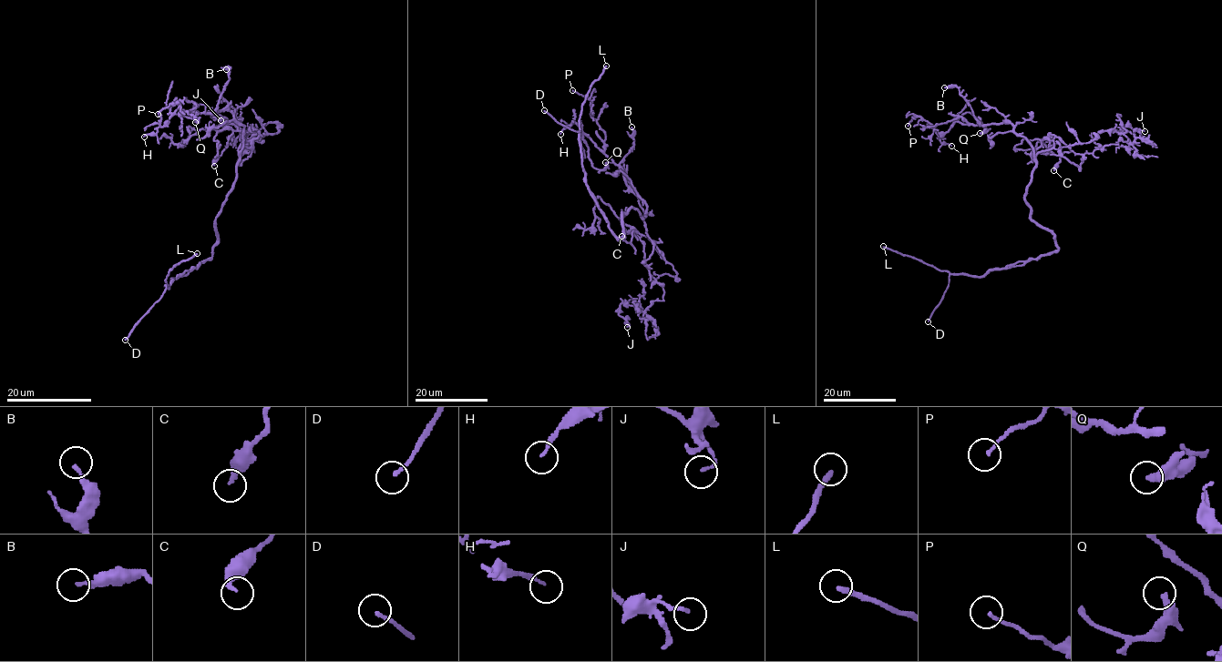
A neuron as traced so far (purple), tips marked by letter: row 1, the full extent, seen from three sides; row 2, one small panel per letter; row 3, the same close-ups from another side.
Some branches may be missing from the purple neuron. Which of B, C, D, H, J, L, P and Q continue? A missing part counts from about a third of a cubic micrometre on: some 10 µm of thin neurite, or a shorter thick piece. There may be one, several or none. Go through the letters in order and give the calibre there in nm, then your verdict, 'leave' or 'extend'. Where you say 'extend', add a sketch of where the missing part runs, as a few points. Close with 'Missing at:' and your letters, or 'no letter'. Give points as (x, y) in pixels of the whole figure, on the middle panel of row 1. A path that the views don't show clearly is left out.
B: calibre 160 nm; leave
C: calibre 260 nm; leave
D: calibre 140 nm; extend
H: calibre 160 nm; leave
J: calibre 130 nm; leave
L: calibre 240 nm; extend
P: calibre 140 nm; leave
Q: calibre 380 nm; leave
Missing at: D, L

